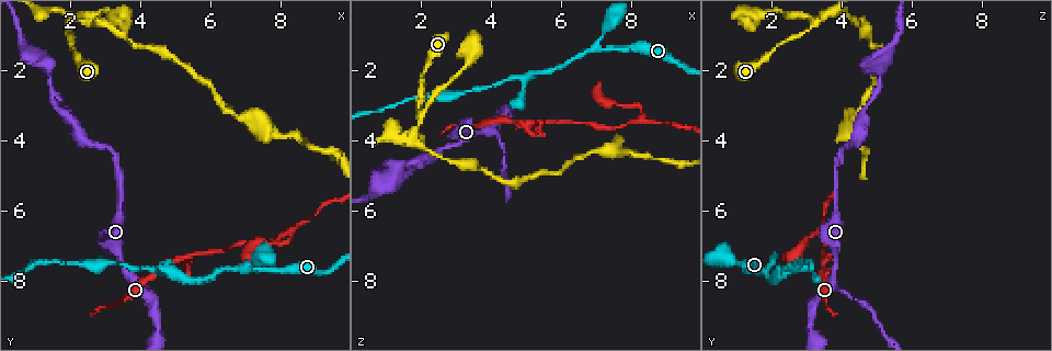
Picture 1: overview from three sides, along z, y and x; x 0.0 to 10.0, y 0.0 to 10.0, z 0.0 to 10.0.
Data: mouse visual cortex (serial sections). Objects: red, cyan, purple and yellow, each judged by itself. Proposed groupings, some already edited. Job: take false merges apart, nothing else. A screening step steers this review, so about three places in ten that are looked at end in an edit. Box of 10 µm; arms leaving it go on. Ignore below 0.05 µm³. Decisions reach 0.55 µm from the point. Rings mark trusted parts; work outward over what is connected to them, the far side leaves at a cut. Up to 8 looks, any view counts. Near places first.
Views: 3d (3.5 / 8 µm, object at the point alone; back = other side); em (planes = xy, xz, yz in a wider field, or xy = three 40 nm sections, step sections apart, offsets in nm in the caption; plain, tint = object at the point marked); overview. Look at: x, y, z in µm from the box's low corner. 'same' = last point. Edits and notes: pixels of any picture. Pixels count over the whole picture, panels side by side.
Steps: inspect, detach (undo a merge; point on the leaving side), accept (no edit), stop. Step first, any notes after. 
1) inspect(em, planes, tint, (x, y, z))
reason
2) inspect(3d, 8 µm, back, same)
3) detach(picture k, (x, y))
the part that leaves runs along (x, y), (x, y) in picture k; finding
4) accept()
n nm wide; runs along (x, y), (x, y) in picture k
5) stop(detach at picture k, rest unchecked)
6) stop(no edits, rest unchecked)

inspect(3d, 3.5 µm, (4.05, 8.20, 3.80))
a fork

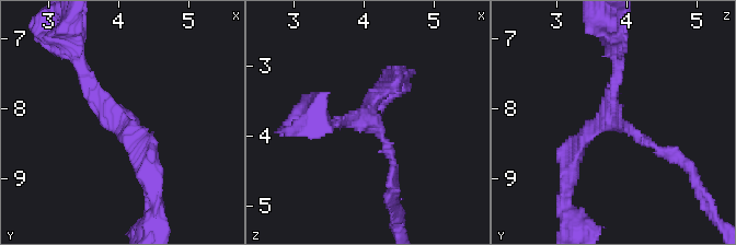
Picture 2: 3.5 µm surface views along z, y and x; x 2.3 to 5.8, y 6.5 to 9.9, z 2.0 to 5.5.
inspect(em, xy, step 2, tint, (4.05, 8.15, 3.75))
now the EM

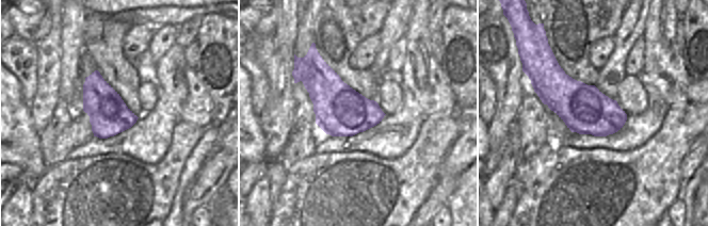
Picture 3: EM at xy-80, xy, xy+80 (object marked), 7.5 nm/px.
accept()
3 arms; arms of 150, 150, 200 nm; runs along (79, 63), (149, 167) in picture 2; continuous, no second cell

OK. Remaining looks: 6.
inspect(3d, 8 µm, (7.00, 7.70, 1.40))
abrupt turn

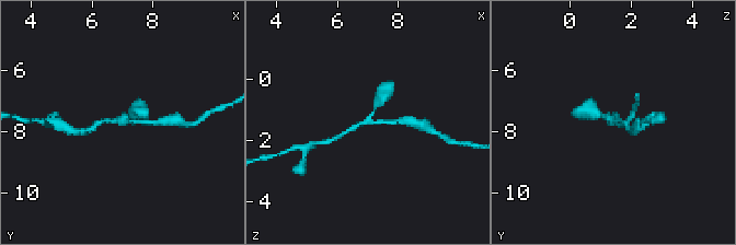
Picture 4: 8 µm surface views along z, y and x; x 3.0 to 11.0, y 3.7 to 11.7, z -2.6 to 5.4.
inspect(em, xy, step 3, tint, same)
need the tissue

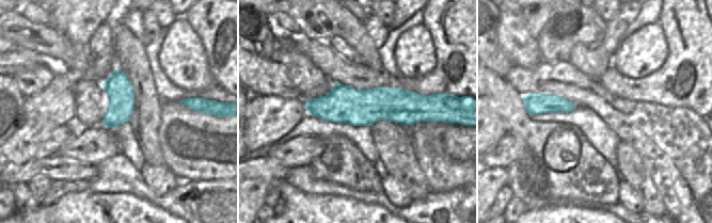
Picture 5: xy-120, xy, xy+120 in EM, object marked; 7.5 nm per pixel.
accept()
3 arms; runs along (402, 121), (366, 121), (342, 135) in picture 4; all the same cell

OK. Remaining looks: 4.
inspect(3d, 3.5 µm, (8.25, 6.65, 3.45))
abrupt turn

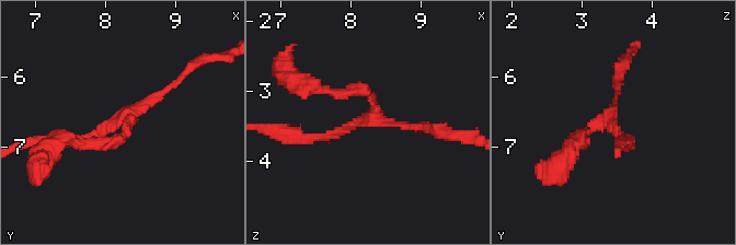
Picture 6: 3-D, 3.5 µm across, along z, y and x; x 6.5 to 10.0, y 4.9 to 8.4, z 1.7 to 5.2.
inspect(em, planes, tint, (8.20, 6.60, 3.40))
3 arms; arms of 100, 150, 150 nm

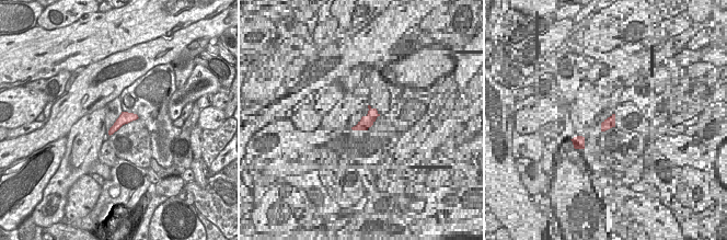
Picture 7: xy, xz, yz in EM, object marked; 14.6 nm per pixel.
accept()
runs along (306, 140), (372, 112), (366, 92), (330, 92) in picture 6; all the same cell

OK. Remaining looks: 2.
stop(no edits, rest unchecked)

